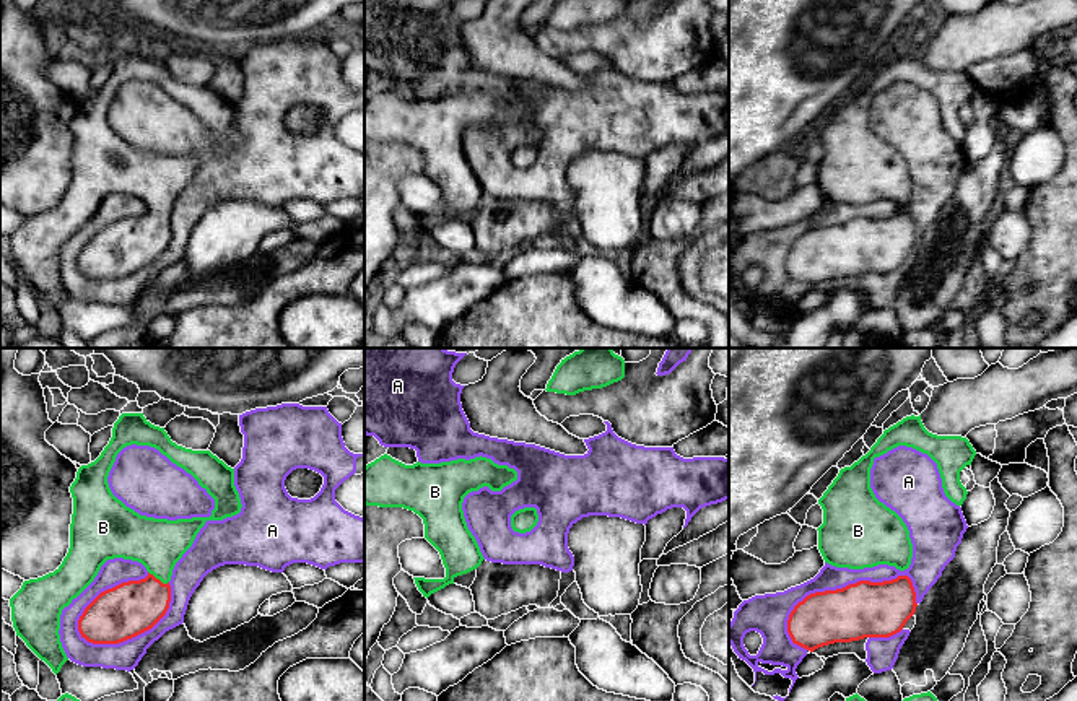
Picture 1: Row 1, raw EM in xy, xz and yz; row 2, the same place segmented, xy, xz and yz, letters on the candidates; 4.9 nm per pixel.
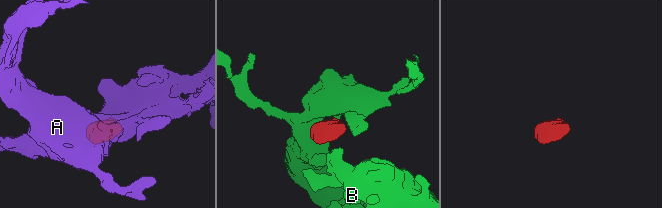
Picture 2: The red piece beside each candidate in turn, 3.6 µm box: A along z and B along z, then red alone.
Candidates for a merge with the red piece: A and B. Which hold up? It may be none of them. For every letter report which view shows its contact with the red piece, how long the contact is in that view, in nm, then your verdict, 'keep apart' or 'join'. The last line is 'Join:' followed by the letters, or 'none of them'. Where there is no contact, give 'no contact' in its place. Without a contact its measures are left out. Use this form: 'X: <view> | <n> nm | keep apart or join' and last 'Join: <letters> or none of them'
A: xy | 500 nm | keep apart
B: xy | 120 nm | join
Join: B

